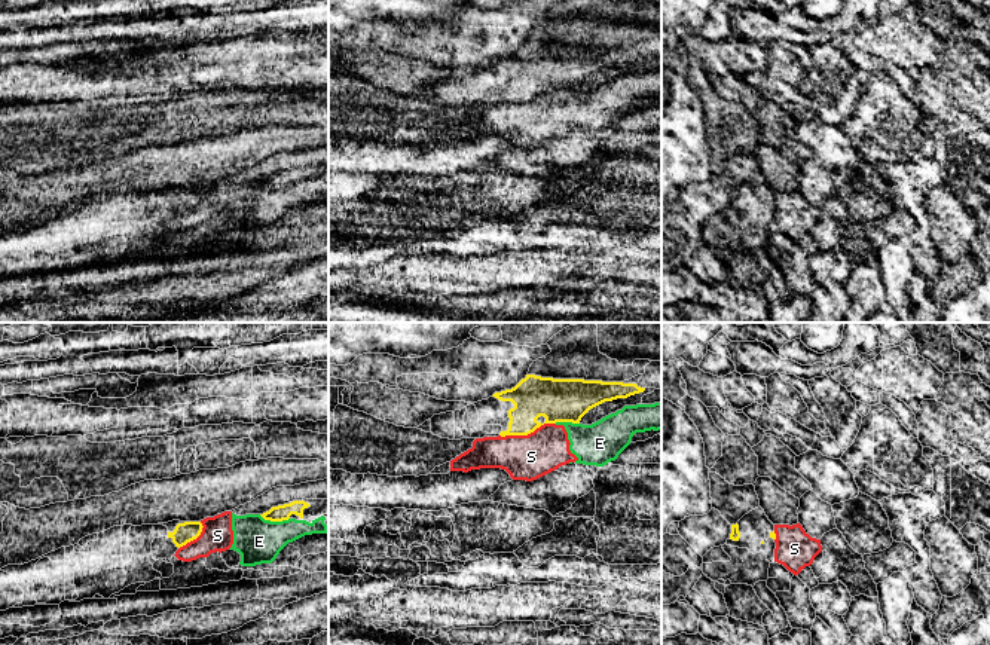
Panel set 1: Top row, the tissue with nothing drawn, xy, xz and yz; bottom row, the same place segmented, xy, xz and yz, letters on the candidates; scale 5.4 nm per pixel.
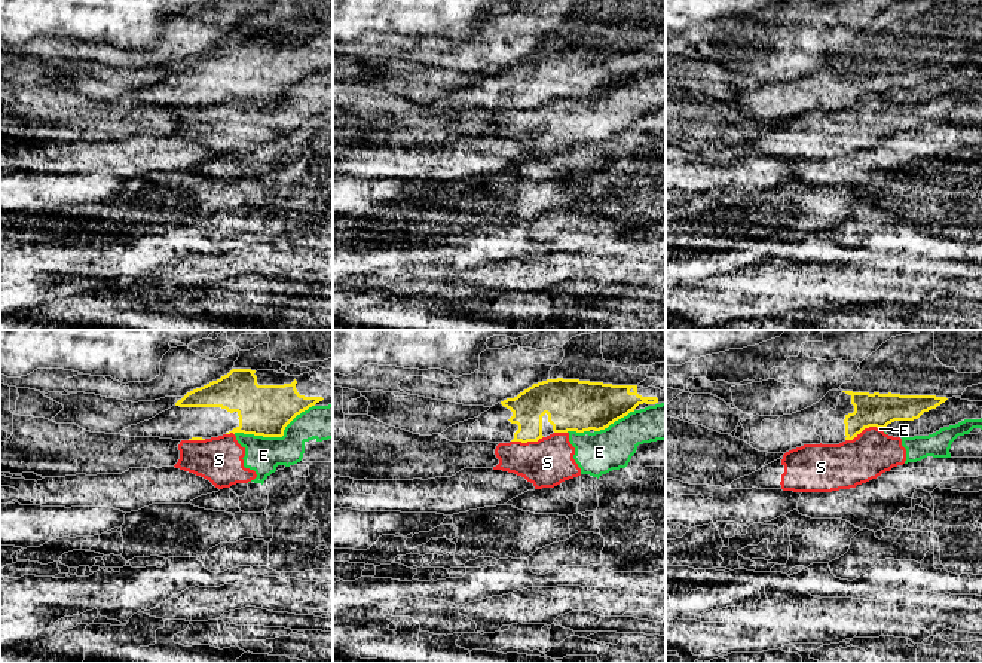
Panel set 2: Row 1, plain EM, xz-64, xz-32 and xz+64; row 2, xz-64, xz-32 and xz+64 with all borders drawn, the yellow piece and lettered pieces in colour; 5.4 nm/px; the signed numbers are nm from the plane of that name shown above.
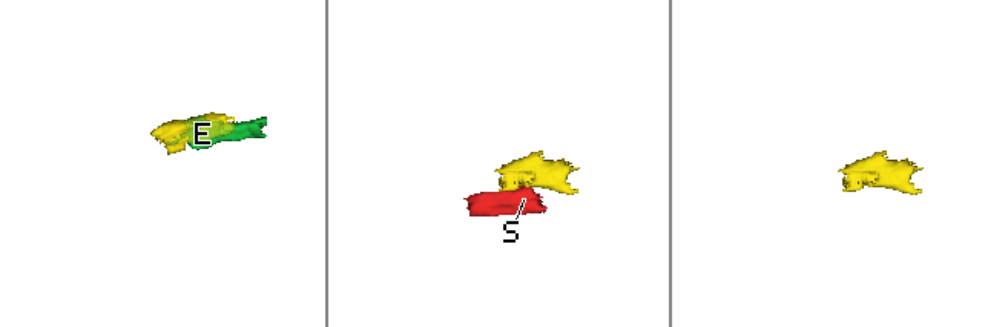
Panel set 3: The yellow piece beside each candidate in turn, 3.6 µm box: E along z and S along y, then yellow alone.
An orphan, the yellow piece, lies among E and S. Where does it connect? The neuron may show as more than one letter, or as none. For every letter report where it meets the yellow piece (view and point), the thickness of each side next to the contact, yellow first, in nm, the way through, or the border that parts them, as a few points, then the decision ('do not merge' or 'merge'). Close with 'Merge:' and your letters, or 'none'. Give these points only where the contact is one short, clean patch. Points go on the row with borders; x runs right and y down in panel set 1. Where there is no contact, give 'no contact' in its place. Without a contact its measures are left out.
E: xy (274, 520) | 90/240 nm | do not merge
S: xz (526, 434) | 240/240 nm | along xz (555, 422), (546, 422), (526, 434), (500, 436) | do not merge
Merge: none

